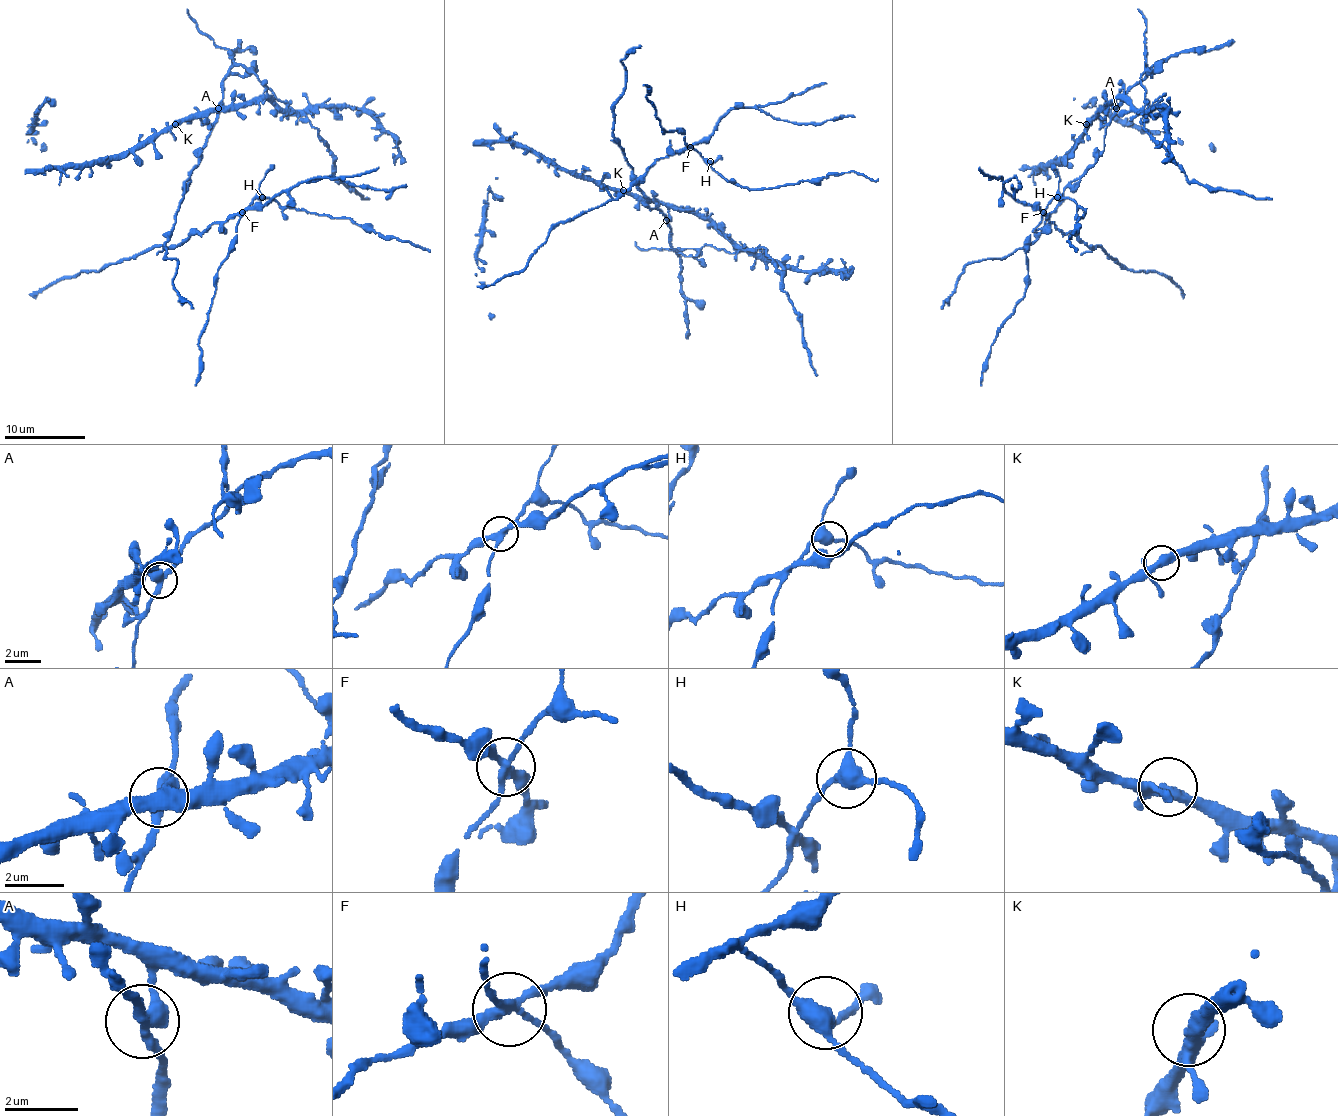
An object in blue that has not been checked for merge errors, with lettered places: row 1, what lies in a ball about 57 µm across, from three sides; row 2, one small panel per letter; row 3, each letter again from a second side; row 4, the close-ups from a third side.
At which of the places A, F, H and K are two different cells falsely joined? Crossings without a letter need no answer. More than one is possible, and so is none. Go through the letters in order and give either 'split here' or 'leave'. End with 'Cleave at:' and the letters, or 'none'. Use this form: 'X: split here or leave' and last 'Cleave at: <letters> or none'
A: split here
F: split here
H: leave
K: leave
Cleave at: A, F

